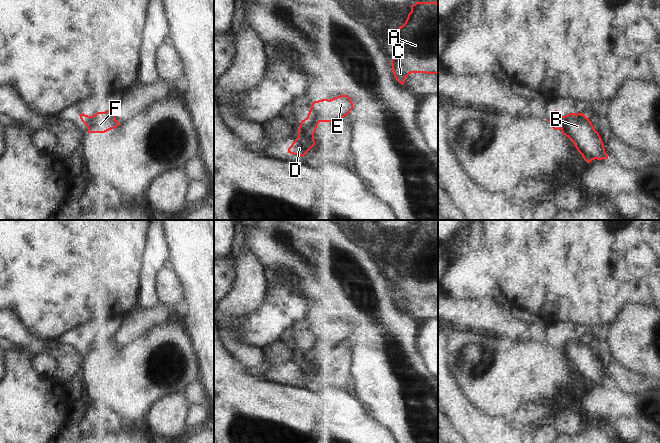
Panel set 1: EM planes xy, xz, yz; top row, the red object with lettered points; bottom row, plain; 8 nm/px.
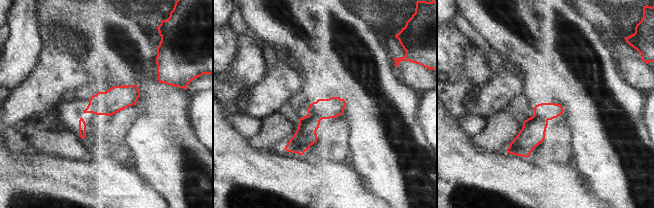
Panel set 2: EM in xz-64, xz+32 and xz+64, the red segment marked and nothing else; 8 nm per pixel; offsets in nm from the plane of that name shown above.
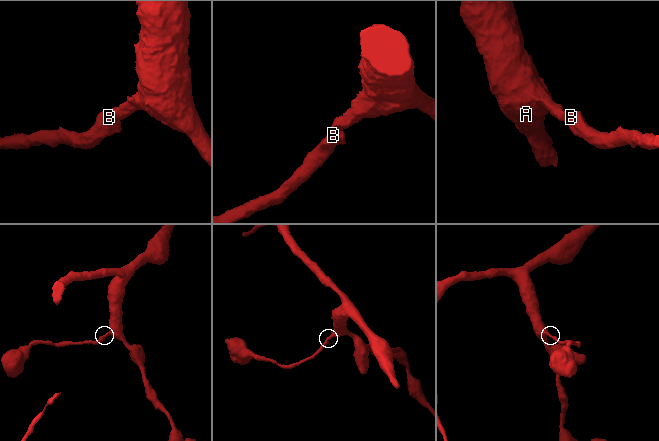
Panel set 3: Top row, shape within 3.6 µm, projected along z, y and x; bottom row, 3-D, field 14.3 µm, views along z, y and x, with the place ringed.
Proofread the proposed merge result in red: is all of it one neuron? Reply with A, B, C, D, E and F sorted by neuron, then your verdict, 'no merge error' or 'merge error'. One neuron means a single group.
groups A B C D E F; no merge error

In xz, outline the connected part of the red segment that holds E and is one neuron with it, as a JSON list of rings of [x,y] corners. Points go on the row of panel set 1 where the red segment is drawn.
[[[340,95],[330,100],[314,101],[308,116],[300,122],[298,136],[288,148],[288,153],[304,157],[315,145],[314,133],[320,122],[336,122],[348,115],[353,103],[347,95]]]

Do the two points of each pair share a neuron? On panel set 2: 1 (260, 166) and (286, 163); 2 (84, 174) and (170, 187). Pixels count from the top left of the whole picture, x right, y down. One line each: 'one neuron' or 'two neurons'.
1: one neuron
2: two neurons

